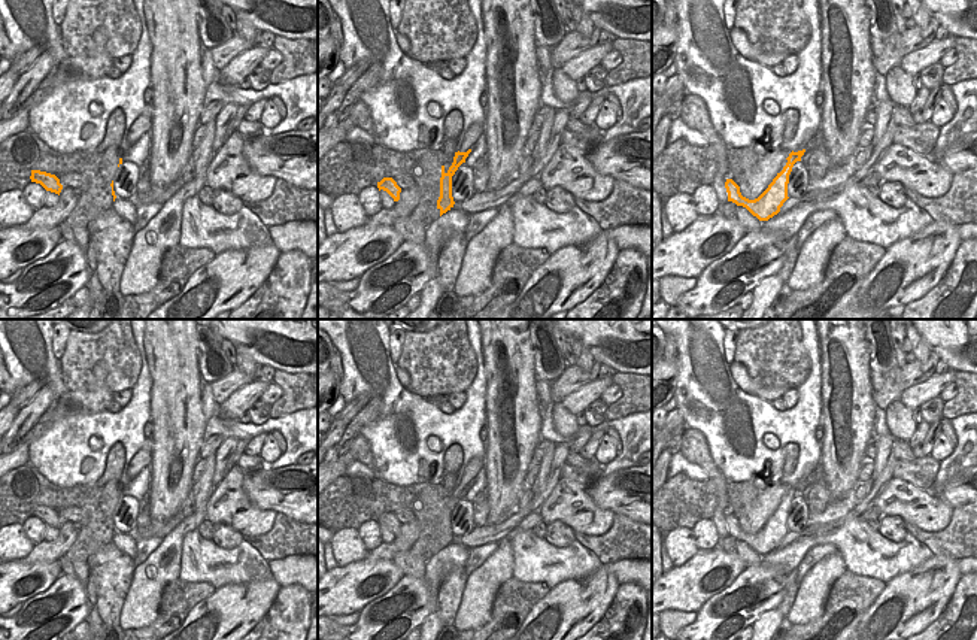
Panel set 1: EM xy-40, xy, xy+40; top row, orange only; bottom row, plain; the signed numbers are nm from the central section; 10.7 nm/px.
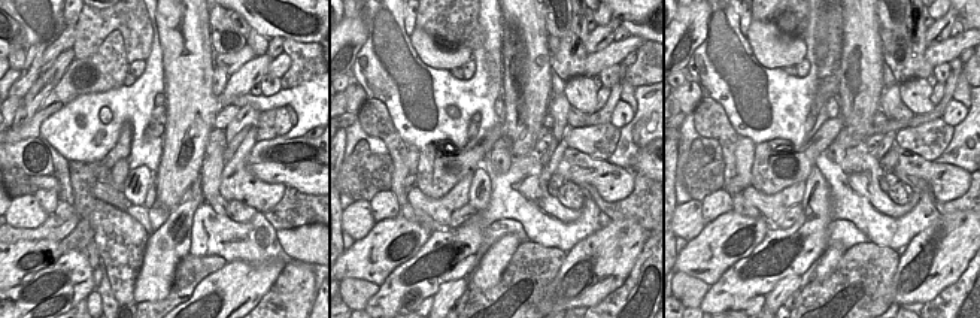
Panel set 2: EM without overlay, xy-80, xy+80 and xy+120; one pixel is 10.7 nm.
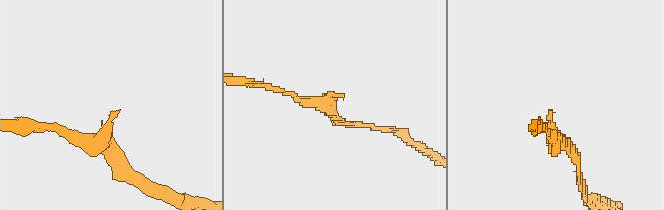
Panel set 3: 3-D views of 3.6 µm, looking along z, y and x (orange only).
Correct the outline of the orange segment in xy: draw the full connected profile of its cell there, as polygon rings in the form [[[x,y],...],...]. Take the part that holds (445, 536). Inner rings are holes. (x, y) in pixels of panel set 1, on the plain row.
[[[471,458],[462,471],[462,480],[458,486],[455,486],[453,497],[449,504],[444,504],[442,500],[442,512],[440,512],[440,531],[437,534],[437,543],[440,545],[440,550],[450,545],[455,539],[452,531],[452,510],[458,504],[458,501],[465,497],[465,492],[471,486],[473,479],[477,476],[482,468],[482,458]]]

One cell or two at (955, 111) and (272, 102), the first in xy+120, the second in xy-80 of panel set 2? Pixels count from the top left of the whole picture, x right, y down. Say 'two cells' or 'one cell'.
two cells

